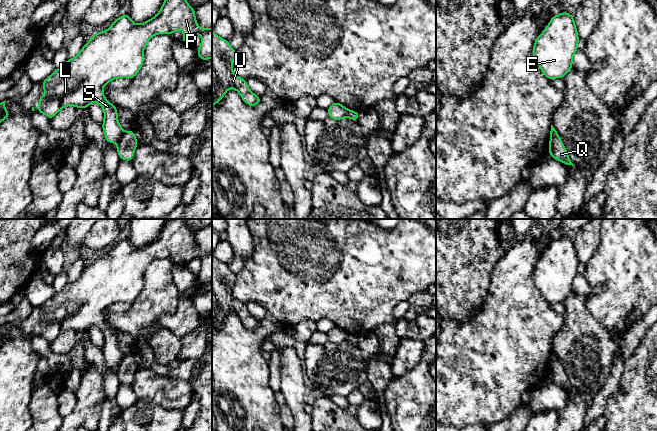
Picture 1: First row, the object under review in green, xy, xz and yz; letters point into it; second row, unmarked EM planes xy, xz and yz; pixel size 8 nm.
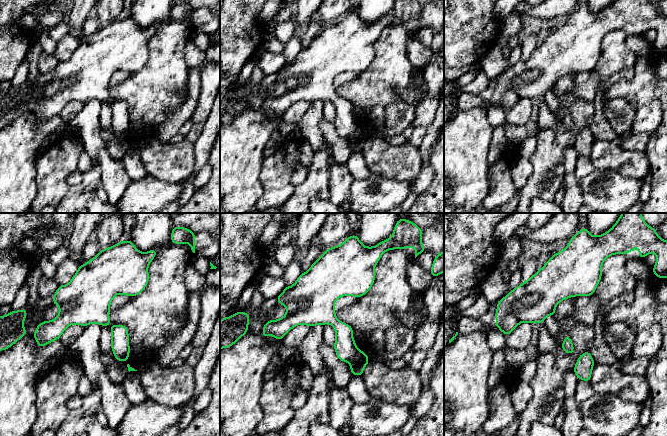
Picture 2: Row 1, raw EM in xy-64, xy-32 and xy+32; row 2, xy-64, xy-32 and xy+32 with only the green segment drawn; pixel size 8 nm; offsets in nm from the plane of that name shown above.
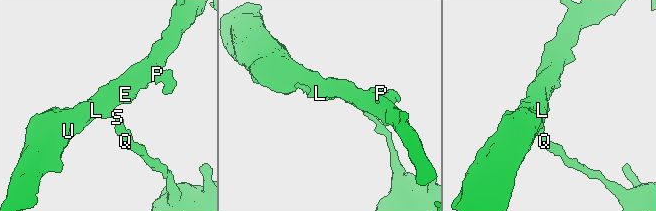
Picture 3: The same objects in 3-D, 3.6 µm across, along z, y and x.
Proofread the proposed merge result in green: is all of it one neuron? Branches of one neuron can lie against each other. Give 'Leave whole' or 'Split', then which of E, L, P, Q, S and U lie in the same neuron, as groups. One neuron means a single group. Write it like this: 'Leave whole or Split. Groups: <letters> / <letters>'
Split. Groups: E L P S U / Q

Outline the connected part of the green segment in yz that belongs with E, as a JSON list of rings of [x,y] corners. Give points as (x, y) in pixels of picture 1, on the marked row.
[[[568,12],[552,16],[533,46],[534,60],[549,80],[563,78],[572,69],[578,42],[574,16]]]

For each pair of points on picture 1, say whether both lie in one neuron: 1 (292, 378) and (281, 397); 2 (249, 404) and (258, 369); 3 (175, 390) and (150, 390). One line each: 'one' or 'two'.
1: one
2: one
3: one

